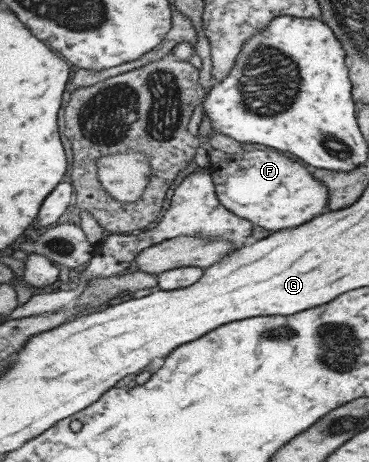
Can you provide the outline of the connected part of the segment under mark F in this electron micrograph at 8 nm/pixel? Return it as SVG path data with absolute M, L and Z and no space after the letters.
M208 148L209 171L215 184L217 200L226 209L243 217L251 224L257 224L265 231L273 232L301 227L309 220L327 212L327 187L315 179L301 162L287 157L275 148L229 154Z

